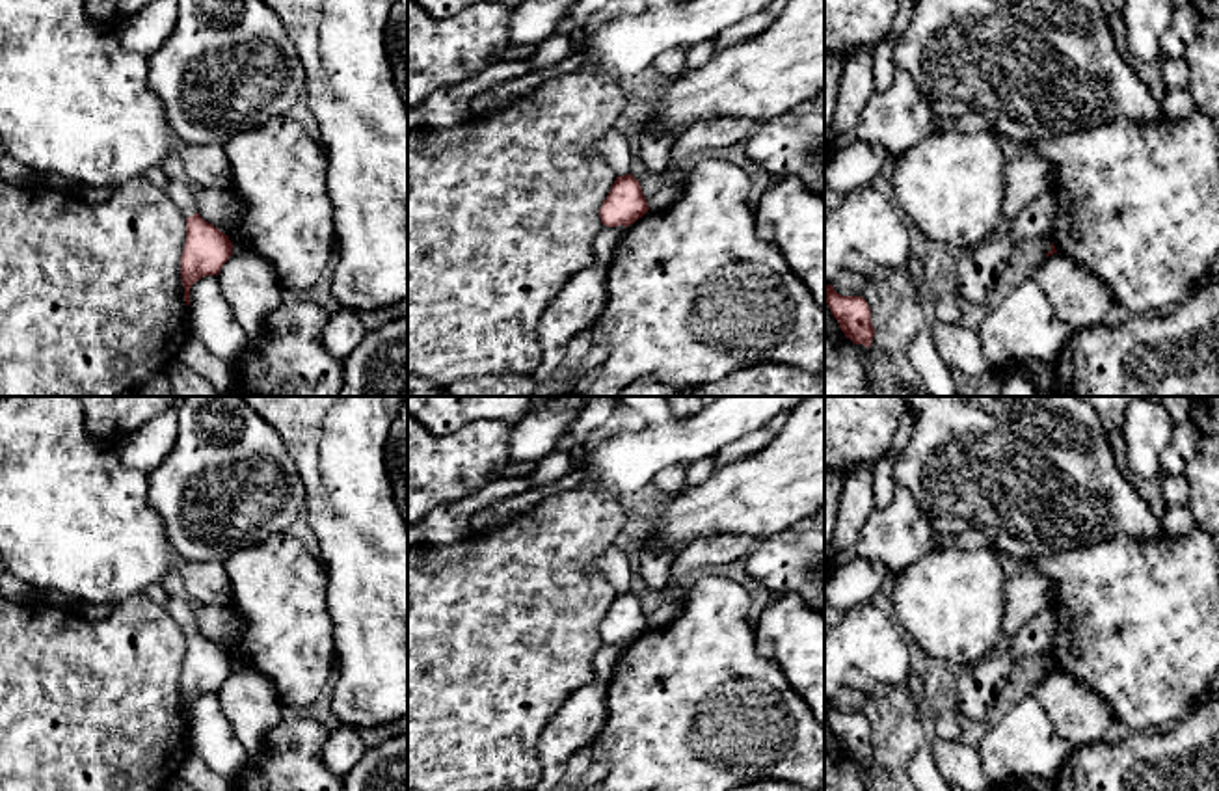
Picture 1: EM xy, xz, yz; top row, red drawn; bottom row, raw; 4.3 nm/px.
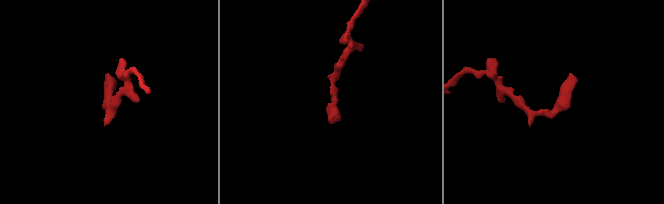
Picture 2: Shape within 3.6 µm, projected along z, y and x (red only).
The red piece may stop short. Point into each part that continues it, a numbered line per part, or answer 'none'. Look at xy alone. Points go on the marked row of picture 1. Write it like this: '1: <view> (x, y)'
1: xy (181, 192)

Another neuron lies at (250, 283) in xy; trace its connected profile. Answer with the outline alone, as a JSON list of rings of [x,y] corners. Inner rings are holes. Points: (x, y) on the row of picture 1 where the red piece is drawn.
[[[255,251],[233,253],[218,274],[220,287],[248,339],[262,335],[268,316],[281,305],[281,283],[270,262]]]

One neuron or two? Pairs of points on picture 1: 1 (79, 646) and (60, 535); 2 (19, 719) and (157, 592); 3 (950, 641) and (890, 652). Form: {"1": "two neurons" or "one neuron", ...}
{"1": "two neurons", "2": "two neurons", "3": "two neurons"}

